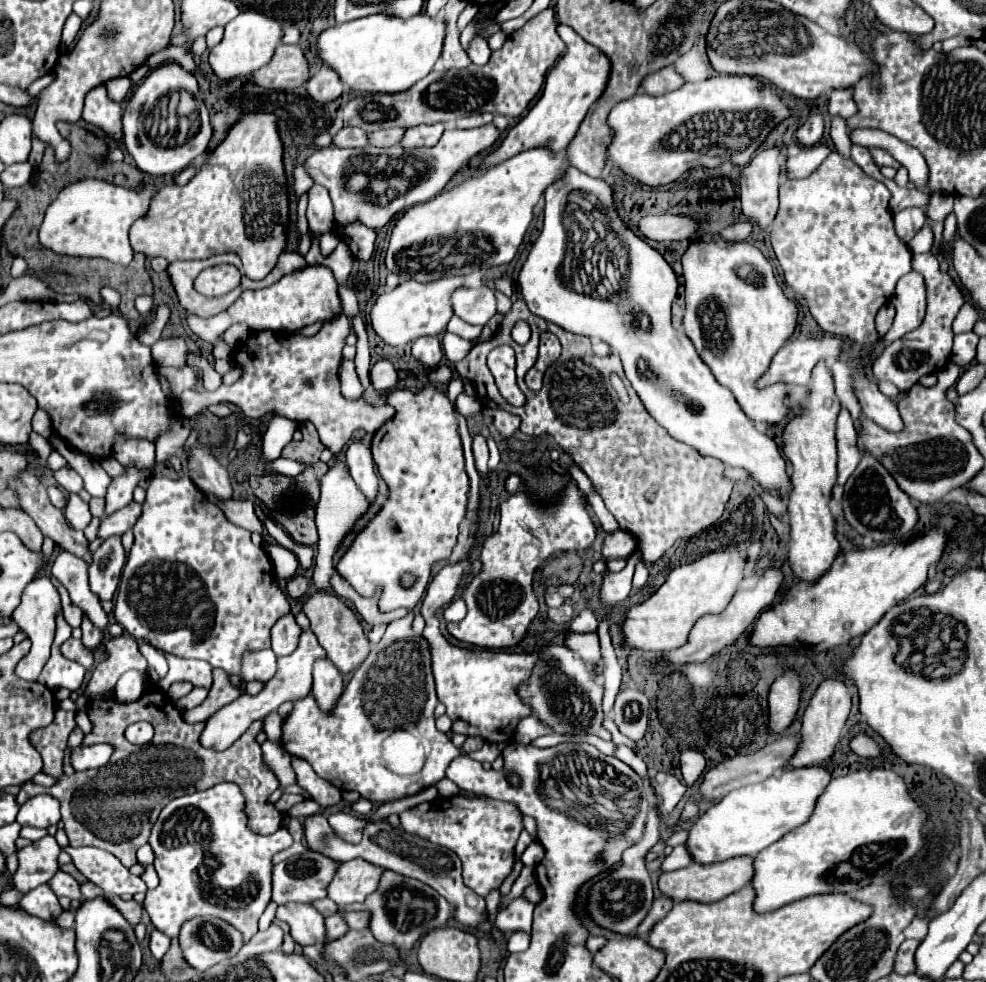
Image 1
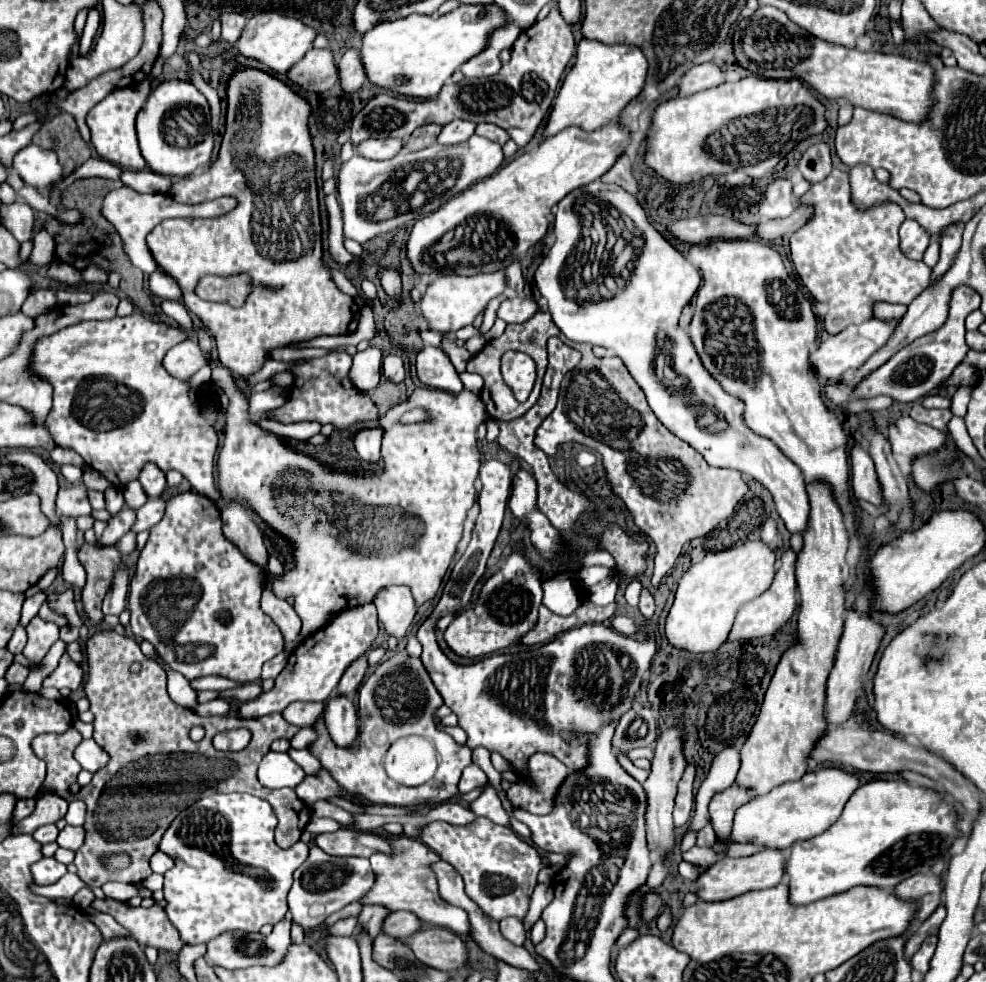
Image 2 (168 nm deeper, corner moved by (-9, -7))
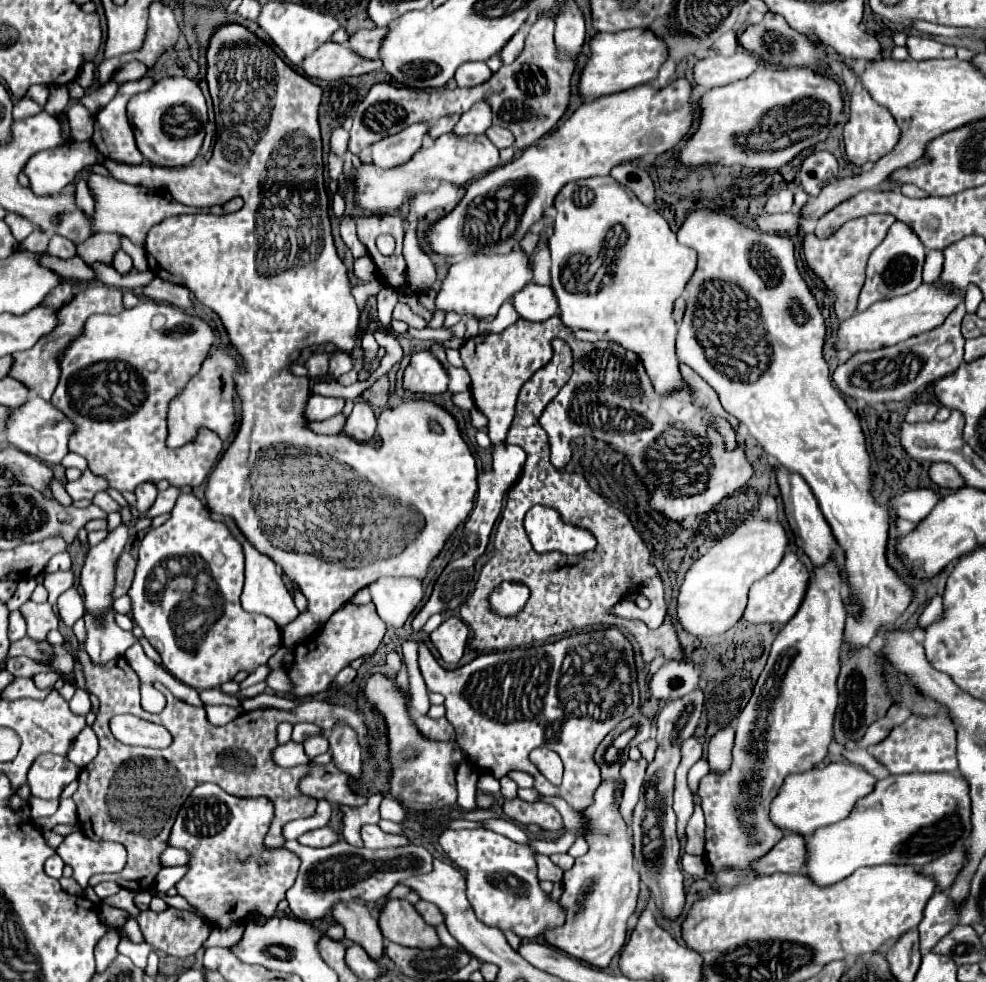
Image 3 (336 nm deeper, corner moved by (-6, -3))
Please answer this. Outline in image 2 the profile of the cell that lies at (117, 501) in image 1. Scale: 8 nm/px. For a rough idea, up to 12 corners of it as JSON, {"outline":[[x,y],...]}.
{"outline":[[122,510],[108,522],[98,546],[118,544],[130,532],[136,514],[130,510],[130,520]]}

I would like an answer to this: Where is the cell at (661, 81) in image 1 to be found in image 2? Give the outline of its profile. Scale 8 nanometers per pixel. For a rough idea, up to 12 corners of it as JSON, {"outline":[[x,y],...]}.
{"outline":[[718,64],[694,66],[680,80],[680,96],[690,96],[724,82]]}

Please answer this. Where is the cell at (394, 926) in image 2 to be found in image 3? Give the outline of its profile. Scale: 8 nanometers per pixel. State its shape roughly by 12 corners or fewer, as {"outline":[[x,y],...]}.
{"outline":[[423,900],[415,904],[415,910],[431,926],[443,922],[435,904]]}

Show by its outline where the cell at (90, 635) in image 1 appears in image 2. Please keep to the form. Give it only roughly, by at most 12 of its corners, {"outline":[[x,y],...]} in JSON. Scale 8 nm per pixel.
{"outline":[[86,544],[86,618],[102,624],[102,600],[118,570],[120,552]]}

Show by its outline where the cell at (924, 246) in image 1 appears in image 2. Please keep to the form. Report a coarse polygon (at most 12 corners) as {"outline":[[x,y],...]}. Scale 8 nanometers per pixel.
{"outline":[[932,240],[924,264],[934,268],[940,258],[940,244]]}

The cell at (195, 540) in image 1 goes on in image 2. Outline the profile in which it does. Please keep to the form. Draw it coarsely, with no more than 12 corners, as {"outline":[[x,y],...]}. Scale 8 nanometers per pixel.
{"outline":[[198,492],[130,580],[132,634],[186,680],[284,650],[262,570]]}

